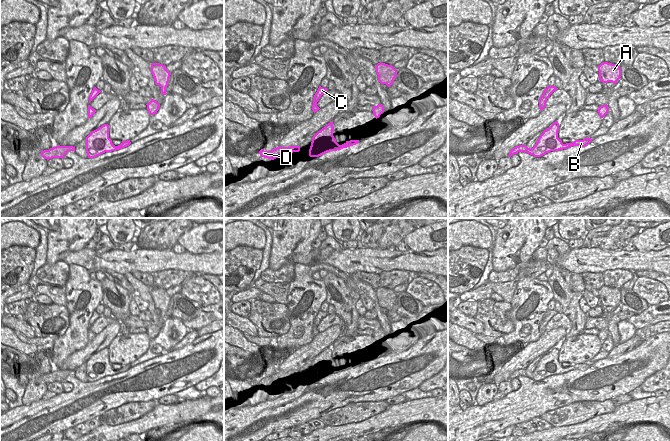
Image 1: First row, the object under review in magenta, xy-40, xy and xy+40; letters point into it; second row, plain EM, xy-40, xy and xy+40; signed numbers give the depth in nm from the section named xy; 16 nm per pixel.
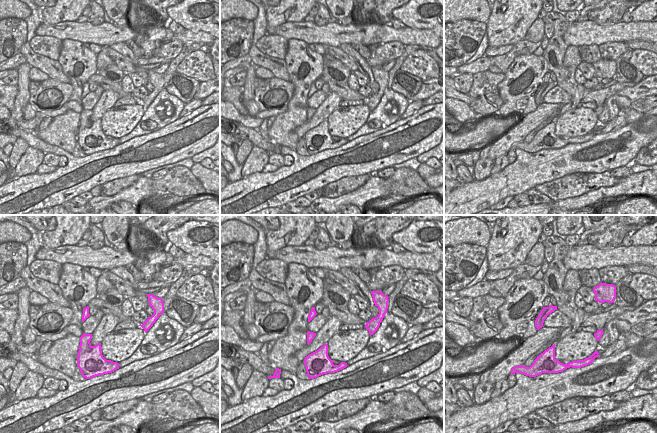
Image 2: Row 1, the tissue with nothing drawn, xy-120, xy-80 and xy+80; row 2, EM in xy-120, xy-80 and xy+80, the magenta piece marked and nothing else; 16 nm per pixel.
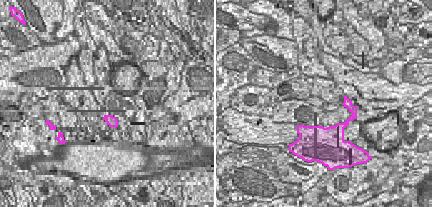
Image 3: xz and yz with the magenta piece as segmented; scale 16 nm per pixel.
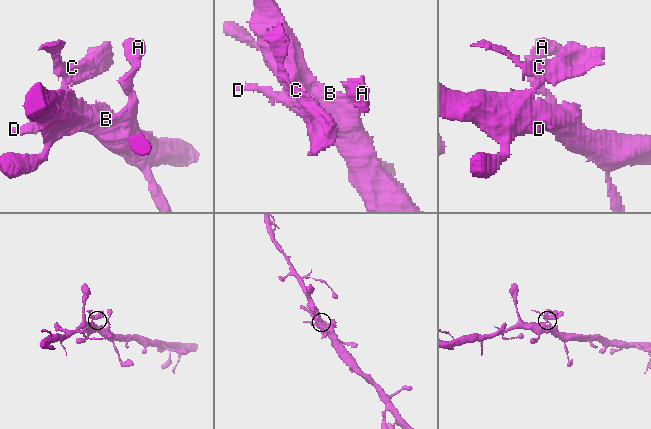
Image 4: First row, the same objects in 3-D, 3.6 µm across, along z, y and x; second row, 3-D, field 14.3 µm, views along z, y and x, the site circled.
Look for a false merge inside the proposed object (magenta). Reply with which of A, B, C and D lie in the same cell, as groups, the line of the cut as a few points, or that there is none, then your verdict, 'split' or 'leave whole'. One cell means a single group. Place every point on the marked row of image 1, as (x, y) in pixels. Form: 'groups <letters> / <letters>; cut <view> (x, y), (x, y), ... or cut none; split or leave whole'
groups A B D / C; cut xy+40 (539, 103), (542, 109); split

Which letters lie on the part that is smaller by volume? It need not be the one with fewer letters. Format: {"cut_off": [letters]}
{"cut_off": ["C"]}

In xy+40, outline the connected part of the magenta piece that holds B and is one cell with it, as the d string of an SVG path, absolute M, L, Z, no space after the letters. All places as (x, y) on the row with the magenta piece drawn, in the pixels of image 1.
M555 121L549 128L543 131L532 149L528 148L526 145L519 145L510 151L508 157L511 157L518 152L528 153L534 157L541 157L551 151L559 151L572 146L585 147L593 140L588 137L583 140L575 140L572 143L563 144L561 139L558 138L558 131L559 123L558 121Z

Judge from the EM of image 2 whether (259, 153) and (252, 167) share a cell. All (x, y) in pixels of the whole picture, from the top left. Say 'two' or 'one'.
one

